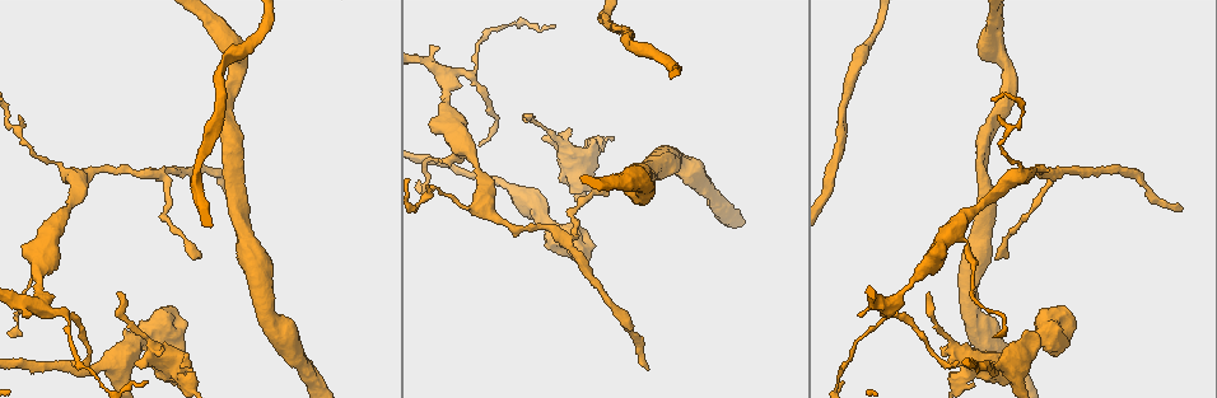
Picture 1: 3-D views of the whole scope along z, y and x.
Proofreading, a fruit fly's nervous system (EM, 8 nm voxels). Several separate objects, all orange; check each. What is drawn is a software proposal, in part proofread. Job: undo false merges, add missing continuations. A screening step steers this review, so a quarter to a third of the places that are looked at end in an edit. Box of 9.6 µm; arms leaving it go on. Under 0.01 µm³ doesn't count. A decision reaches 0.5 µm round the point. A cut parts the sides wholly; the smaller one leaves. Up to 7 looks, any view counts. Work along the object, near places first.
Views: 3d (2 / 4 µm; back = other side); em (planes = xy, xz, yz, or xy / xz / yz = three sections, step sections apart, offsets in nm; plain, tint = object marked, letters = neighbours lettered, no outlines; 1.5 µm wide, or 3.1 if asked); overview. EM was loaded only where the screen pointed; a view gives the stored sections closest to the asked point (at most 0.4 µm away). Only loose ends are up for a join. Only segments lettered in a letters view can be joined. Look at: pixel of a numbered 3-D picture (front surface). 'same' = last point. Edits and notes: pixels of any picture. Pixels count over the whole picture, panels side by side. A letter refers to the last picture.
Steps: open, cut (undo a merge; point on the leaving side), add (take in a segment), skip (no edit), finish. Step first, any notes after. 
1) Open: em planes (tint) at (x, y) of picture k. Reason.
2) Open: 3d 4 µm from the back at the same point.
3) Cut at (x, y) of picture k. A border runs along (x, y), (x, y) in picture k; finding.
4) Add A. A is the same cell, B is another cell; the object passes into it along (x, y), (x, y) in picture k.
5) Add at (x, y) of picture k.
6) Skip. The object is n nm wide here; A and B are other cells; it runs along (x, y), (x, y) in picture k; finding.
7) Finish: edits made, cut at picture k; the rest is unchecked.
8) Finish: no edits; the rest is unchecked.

Open: 3d 4 µm from the back at (587, 202) of picture 1.

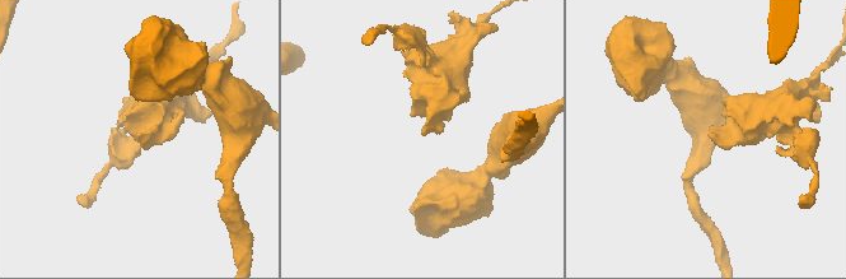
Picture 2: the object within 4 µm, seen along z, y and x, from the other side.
Open: em yz step 4 (letters) at (424, 134) of picture 2. Need the tissue.

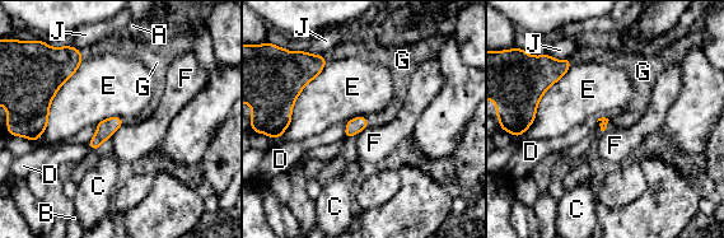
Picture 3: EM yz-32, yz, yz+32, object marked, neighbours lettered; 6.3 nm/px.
Open: em planes (letters) at the same point.

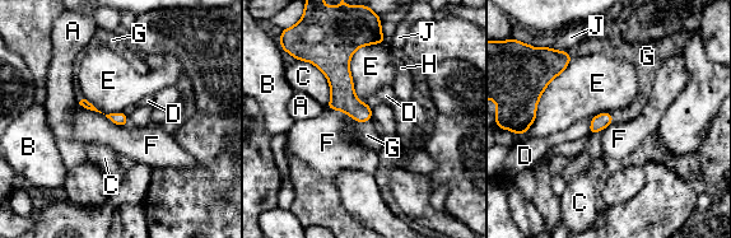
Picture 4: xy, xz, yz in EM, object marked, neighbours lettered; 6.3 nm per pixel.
Add G. G is the same cell, A, B, C, D, E, F, H and J are other cells; the object passes into it along (343, 97), (364, 121), (367, 135) in picture 4; the neuron continues.

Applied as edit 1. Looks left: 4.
Open: overview. Redraw.

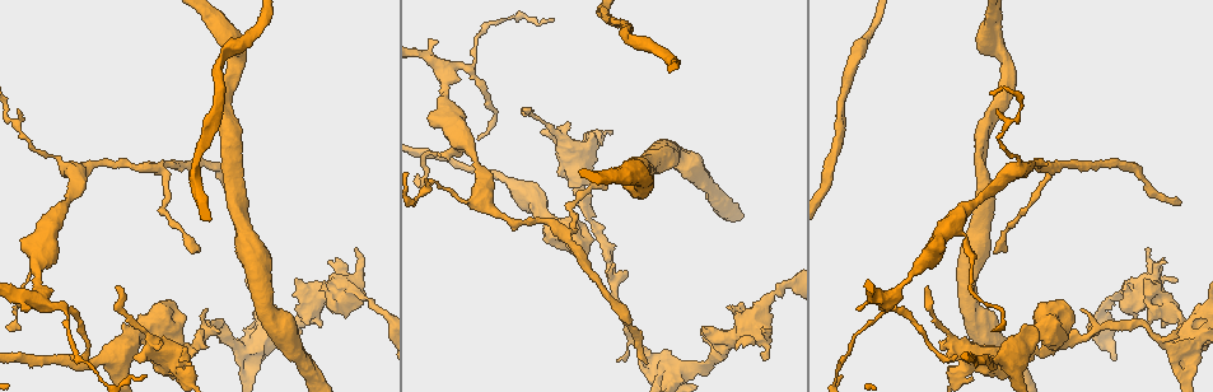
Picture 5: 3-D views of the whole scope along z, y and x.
Open: 3d 2 µm at (27, 311) of picture 5. Branch stops here.

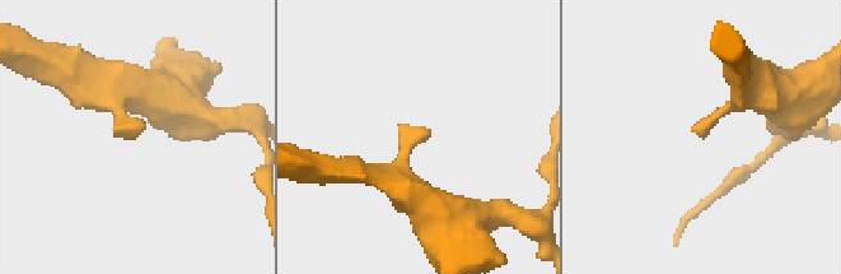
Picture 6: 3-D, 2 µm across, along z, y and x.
Open: em planes (letters) at (140, 130) of picture 6. The arms are 190, 340 nm wide; need the tissue.

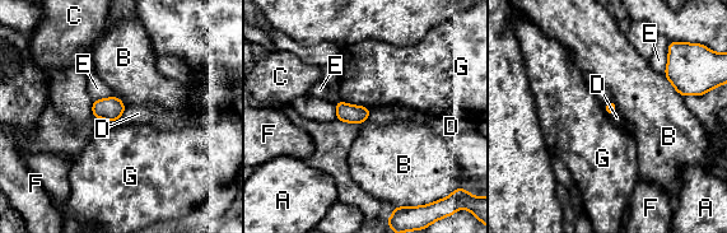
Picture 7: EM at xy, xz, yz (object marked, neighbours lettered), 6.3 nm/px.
Skip. The longest contact is with G, 220 nm; A, B, C, D, E, F and G are other cells; no lettered segment goes on from it.

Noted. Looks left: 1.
Finish: edits made, add at picture 4; the rest is unchecked.

